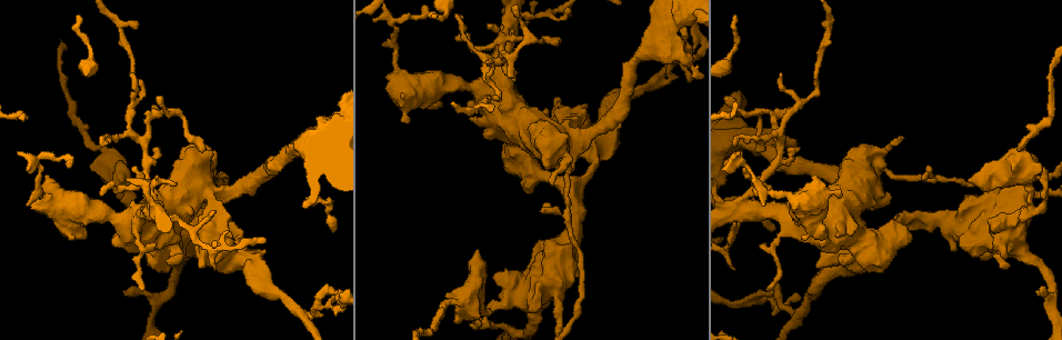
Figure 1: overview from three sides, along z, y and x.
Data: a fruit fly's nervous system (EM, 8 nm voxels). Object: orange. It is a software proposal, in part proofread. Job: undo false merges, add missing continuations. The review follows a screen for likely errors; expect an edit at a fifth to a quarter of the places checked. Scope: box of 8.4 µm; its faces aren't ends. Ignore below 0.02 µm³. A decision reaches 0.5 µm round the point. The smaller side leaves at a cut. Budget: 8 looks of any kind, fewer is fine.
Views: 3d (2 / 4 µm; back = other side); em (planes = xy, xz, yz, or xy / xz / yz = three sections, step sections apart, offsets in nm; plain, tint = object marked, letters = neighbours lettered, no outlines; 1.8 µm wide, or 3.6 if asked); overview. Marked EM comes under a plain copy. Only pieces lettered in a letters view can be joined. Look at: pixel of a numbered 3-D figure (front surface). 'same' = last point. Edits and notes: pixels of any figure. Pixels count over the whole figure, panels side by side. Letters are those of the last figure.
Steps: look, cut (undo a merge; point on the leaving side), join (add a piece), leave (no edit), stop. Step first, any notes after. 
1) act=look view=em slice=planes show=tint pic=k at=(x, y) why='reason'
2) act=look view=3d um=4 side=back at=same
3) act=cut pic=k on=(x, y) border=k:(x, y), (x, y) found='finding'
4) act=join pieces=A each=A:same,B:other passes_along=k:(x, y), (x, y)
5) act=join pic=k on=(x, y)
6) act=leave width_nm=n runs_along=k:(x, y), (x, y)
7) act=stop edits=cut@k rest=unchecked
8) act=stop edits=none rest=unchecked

act=look view=em slice=planes show=letters pic=1 at=(1029, 211) why='thick turns thin'

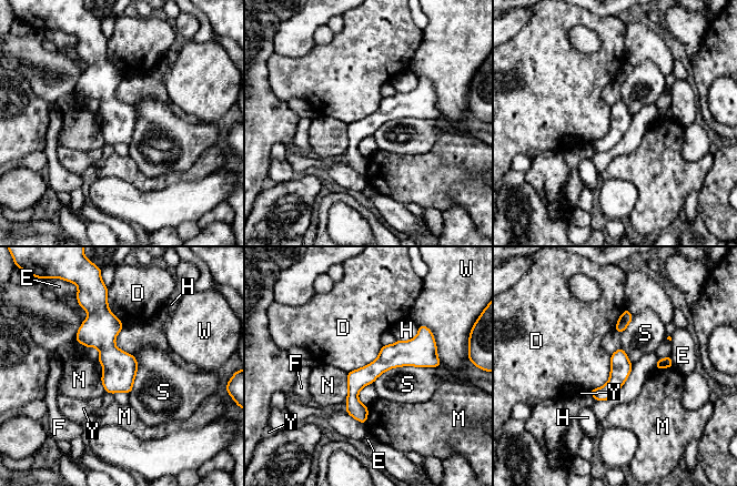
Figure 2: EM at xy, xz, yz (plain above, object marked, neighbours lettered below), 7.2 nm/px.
act=leave each=D:other,E:other,F:other,H:other,M:other,N:other,S:other,W:other,Y:other runs_along=2:(434, 358), (389, 357), (353, 390), (349, 409) found='all the same neuron'

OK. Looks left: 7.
act=look view=em um=3.6 slice=xy step=4 show=tint pic=1 at=(208, 190) why='sharp bend'

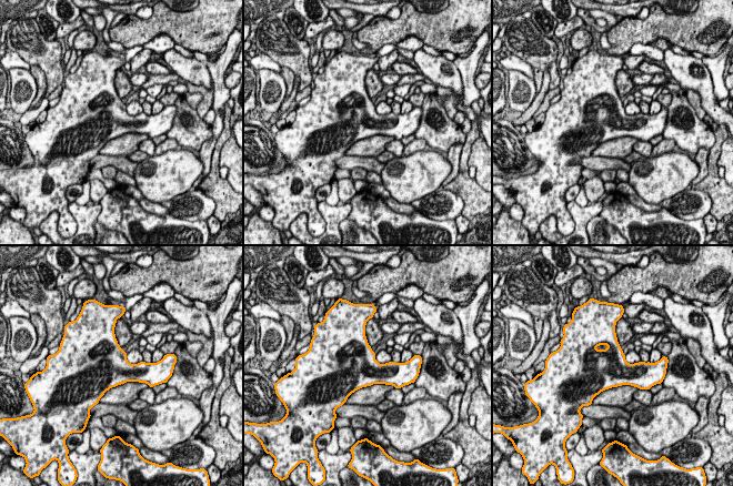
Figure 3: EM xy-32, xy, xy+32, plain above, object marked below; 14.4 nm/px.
act=look view=em um=3.6 slice=planes show=tint at=same

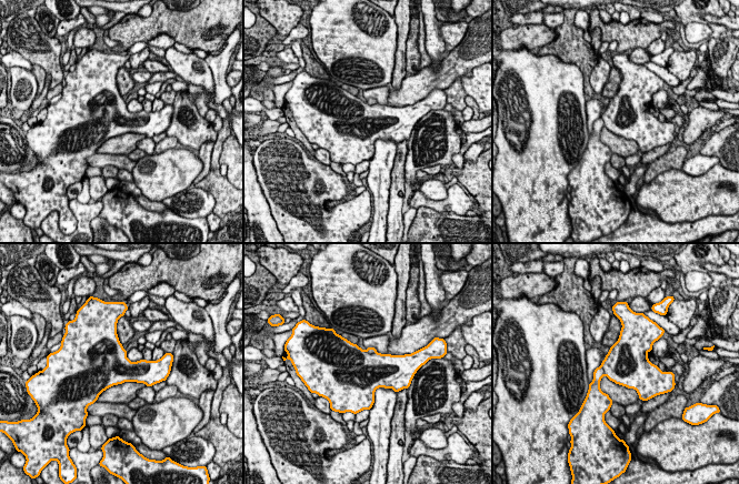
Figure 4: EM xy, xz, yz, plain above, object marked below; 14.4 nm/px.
act=look view=em um=3.6 slice=planes show=letters at=same

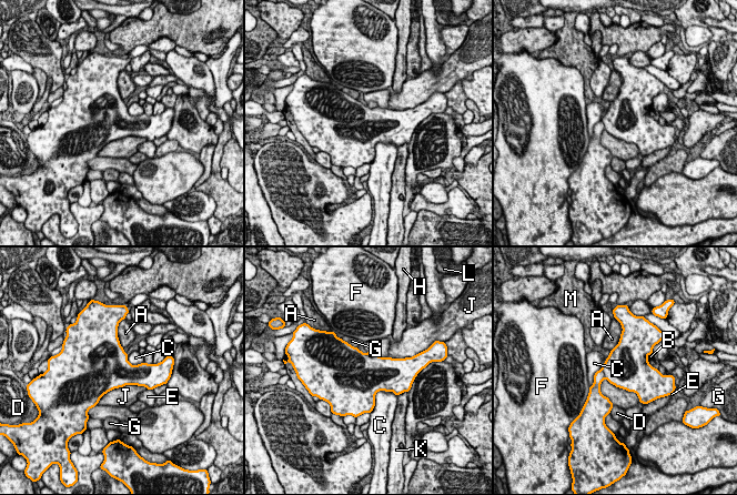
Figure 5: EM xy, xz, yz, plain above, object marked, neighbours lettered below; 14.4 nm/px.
act=leave each=A:other,B:other,C:other,D:other,E:other,F:other,G:other,H:other,J:other,K:other,L:other,M:other border=5:(396, 395), (379, 391), (372, 408) found='one neuron here'

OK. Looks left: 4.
act=look view=3d um=4 pic=1 at=(485, 135) why='an open end'

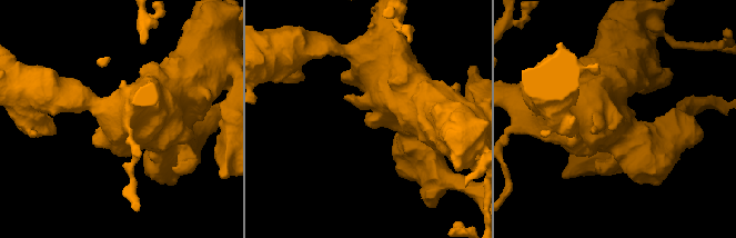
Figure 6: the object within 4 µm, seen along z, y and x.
act=look view=em um=3.6 slice=planes show=letters pic=6 at=(368, 122)

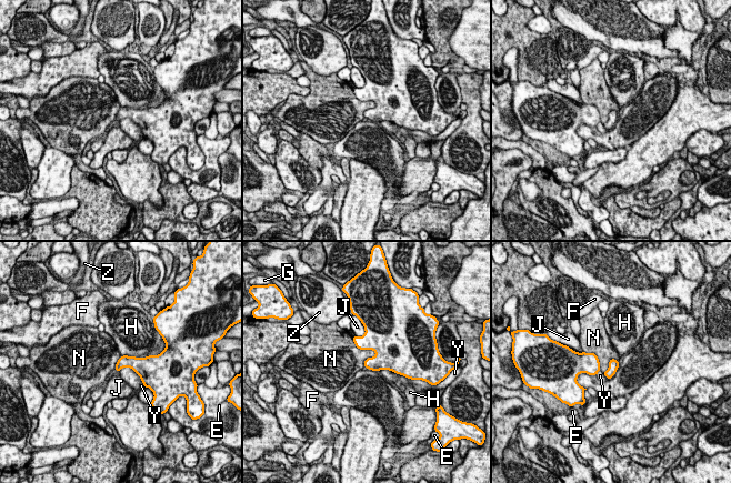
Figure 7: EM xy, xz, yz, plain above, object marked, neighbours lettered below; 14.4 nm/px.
act=leave each=E:other,F:other,G:other,H:other,J:other,N:other,Y:other,Z:other border=7:(352, 338), (374, 352), (366, 368) found='no lettered piece goes on from it'

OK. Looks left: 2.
act=stop edits=none rest=unchecked

